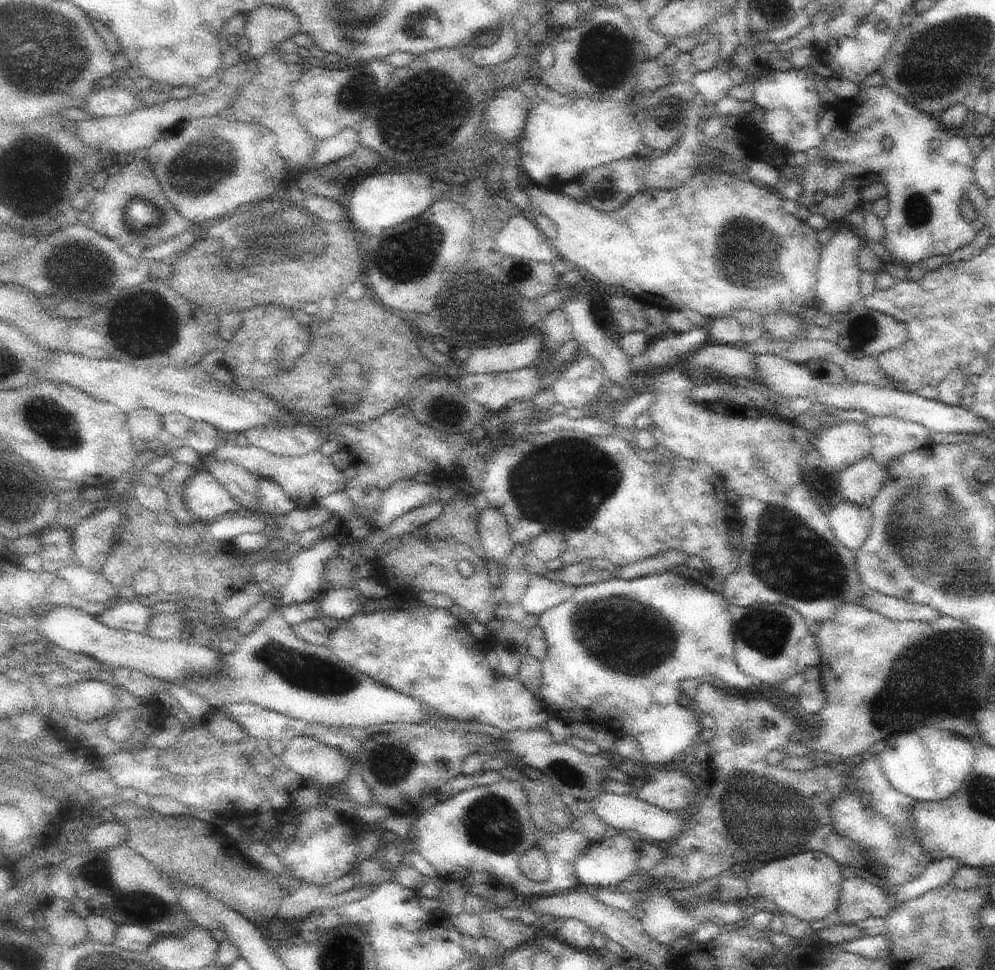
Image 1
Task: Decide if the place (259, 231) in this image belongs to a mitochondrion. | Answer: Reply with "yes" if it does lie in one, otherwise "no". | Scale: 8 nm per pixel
yes

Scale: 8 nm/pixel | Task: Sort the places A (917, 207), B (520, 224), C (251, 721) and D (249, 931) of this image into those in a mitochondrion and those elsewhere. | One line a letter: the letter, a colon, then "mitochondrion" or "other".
A: mitochondrion
B: other
C: other
D: other

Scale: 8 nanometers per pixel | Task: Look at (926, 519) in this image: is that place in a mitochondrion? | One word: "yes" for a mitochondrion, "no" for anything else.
yes

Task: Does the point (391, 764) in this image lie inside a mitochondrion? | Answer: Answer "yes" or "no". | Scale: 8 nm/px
yes

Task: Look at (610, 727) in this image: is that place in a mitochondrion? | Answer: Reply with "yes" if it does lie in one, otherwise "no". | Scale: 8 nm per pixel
no

